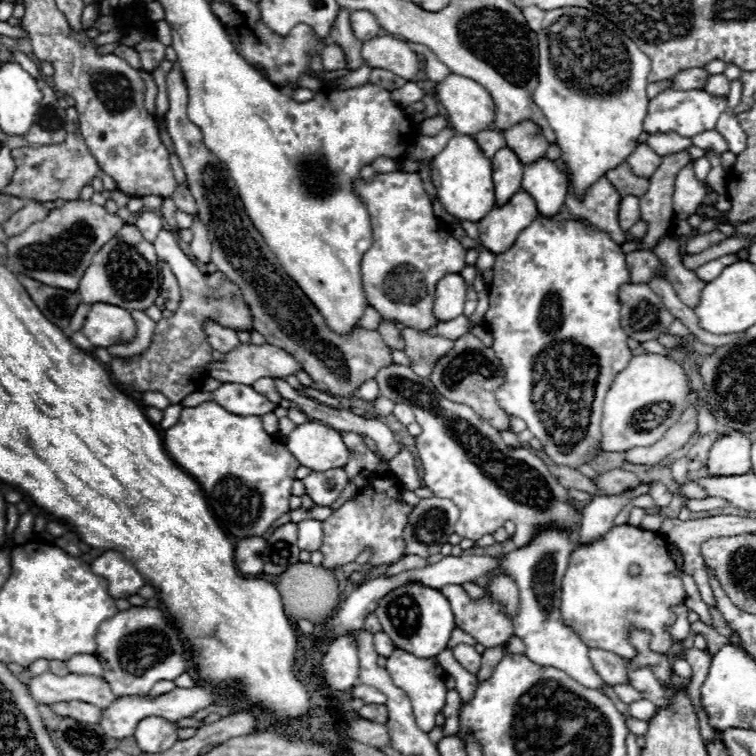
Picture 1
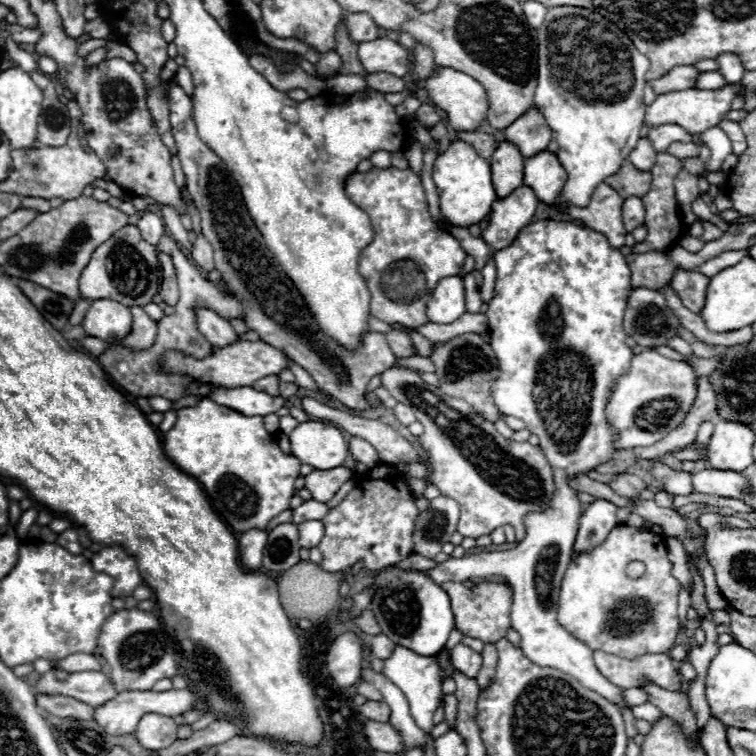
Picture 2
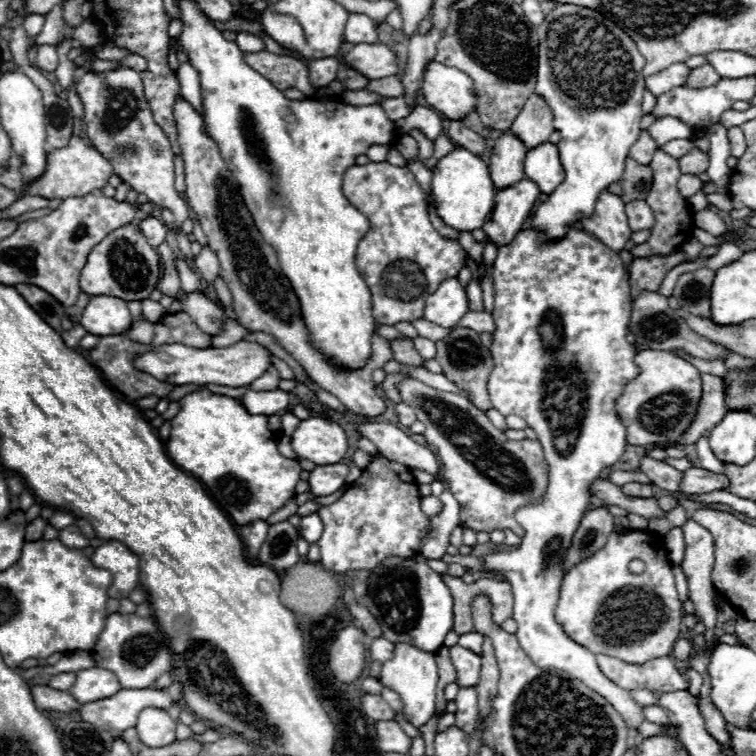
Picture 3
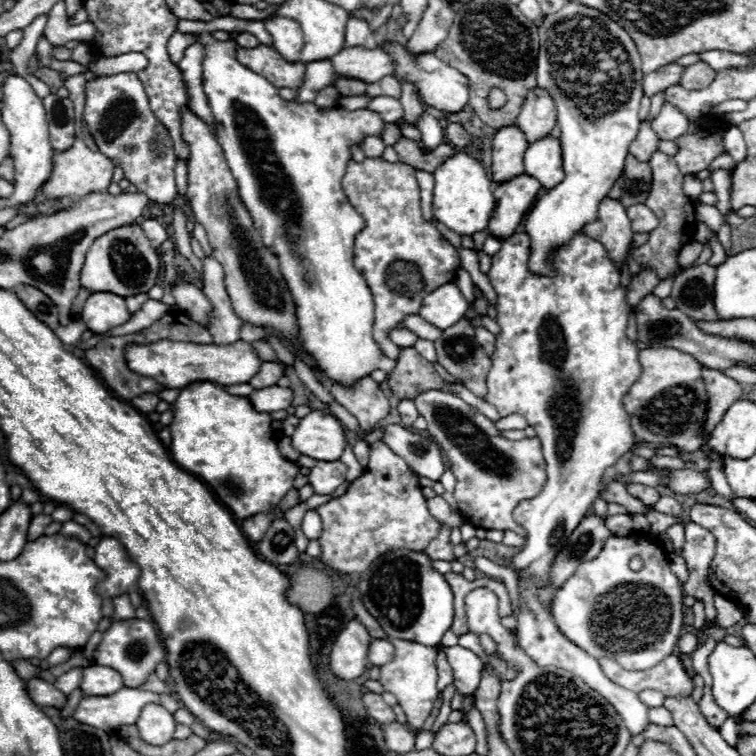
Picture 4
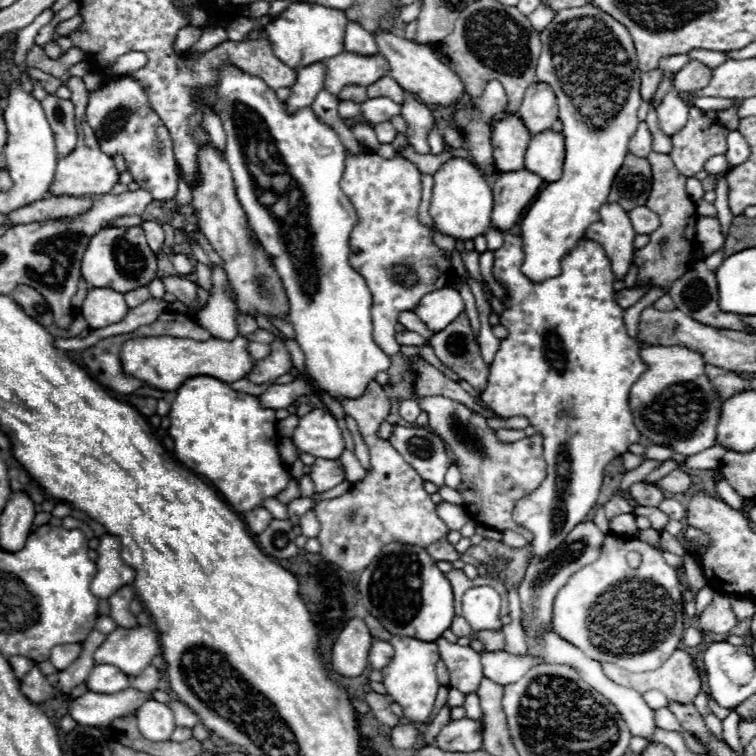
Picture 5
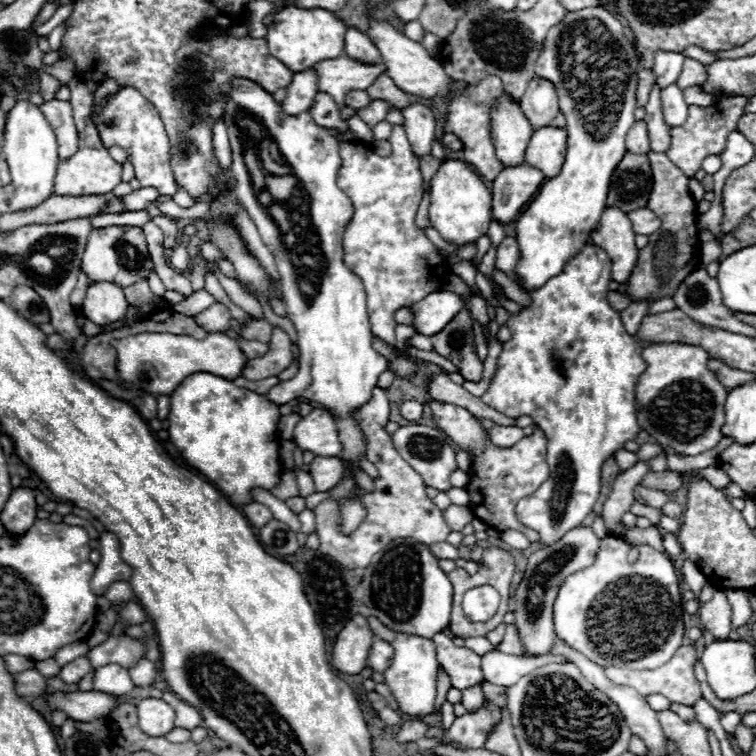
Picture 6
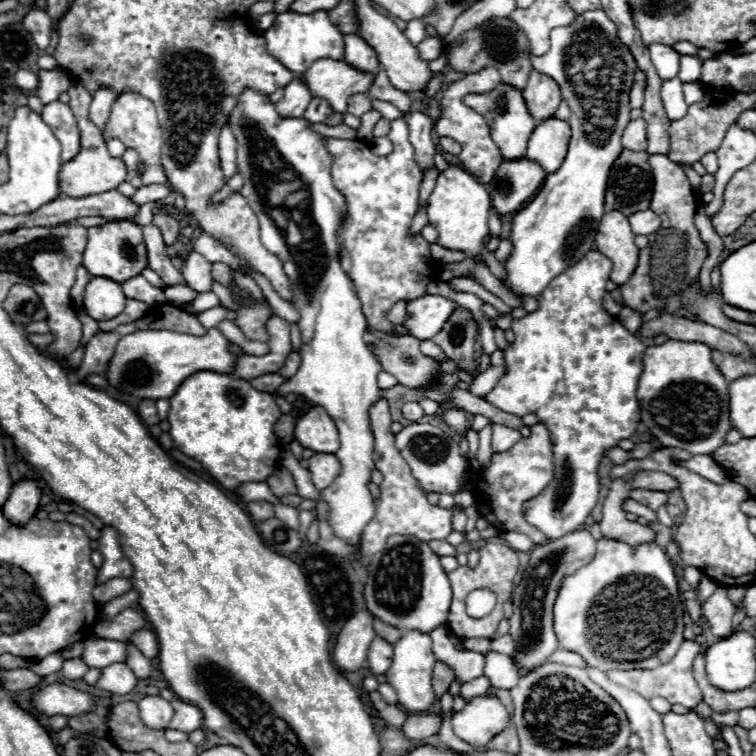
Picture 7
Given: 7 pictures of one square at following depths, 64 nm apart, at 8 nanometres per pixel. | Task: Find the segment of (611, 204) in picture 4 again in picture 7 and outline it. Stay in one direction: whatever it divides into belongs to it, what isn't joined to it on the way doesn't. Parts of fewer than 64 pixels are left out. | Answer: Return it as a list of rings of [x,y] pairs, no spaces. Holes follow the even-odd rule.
[[[618,210],[606,212],[602,218],[602,226],[598,226],[594,242],[596,250],[612,260],[610,280],[618,286],[628,282],[630,274],[636,270],[640,252],[634,244],[634,232],[630,230],[628,218]]]

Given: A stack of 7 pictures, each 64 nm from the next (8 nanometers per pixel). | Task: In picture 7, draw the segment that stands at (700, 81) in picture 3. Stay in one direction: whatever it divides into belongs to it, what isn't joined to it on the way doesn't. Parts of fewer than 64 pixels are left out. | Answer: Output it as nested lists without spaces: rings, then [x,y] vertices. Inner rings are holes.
[[[682,56],[678,78],[682,82],[698,82],[702,78],[702,60],[694,56]]]

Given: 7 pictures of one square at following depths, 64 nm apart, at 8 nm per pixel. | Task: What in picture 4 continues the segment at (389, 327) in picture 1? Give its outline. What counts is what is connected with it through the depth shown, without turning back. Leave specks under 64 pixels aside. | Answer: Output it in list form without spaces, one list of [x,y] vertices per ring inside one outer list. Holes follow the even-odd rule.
[[[414,346],[408,348],[400,348],[400,354],[396,358],[396,368],[388,374],[388,388],[392,392],[392,396],[396,396],[398,400],[404,398],[412,398],[414,392],[418,388],[438,388],[442,392],[446,390],[446,384],[442,382],[442,378],[434,372],[432,364],[428,360],[424,360]]]

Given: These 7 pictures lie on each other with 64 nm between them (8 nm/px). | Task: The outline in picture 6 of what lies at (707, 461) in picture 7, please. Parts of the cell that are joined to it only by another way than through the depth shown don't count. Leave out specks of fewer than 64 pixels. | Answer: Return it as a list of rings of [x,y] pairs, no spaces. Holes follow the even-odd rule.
[[[710,466],[710,468],[704,468],[704,470],[698,470],[714,488],[724,488],[730,484],[730,478],[726,476],[724,470],[720,470],[718,466]]]

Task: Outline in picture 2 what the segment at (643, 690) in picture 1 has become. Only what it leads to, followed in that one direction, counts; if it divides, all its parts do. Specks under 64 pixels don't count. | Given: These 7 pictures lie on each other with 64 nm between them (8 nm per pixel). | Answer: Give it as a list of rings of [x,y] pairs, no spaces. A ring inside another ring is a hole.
[[[648,682],[640,688],[650,696],[650,702],[654,702],[654,706],[658,706],[662,710],[662,714],[674,718],[682,726],[682,730],[686,730],[688,736],[698,734],[696,716],[690,710],[690,702],[684,692],[670,692],[670,690],[664,690],[652,682]]]

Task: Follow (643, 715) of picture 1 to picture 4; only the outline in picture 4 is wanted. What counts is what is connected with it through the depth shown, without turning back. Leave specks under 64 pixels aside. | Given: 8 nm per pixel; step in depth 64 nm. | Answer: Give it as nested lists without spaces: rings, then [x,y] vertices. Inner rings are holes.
[[[648,708],[648,718],[650,722],[658,724],[658,726],[672,726],[672,714],[666,708]]]

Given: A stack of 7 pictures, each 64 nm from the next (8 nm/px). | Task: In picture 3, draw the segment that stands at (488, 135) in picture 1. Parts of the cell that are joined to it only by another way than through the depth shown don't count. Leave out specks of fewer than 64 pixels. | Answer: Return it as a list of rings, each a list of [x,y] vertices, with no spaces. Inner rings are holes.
[[[450,122],[448,136],[452,138],[454,144],[464,146],[464,148],[468,148],[470,152],[474,152],[474,154],[478,154],[478,156],[484,154],[484,150],[486,150],[486,140],[484,140],[480,134],[476,134],[476,132],[464,128],[460,122]]]

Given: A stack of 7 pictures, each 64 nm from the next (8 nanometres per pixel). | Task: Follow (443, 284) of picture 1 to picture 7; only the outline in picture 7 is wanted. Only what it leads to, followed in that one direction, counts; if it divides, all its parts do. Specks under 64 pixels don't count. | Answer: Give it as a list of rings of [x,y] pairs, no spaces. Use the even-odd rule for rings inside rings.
[[[422,296],[414,302],[408,302],[408,316],[404,326],[410,330],[410,334],[418,340],[430,340],[442,326],[446,324],[446,318],[456,310],[456,302],[442,298],[442,296]]]

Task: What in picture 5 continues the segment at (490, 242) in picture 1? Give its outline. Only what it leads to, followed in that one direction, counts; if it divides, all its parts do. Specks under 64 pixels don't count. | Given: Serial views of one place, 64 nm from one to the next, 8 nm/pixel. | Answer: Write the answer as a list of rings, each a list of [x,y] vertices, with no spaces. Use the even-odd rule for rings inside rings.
[[[528,170],[498,176],[492,186],[492,226],[502,232],[510,230],[522,218],[522,212],[534,200],[540,186],[542,180],[536,174],[530,174]]]

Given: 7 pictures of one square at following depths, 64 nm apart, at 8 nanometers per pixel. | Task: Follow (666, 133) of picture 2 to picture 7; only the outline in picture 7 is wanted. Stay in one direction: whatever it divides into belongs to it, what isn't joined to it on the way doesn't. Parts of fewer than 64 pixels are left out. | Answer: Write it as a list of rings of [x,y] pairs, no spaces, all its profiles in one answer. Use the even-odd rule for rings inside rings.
[[[678,78],[664,82],[660,96],[662,96],[662,102],[664,102],[664,112],[668,114],[668,120],[680,120],[686,114],[688,104],[684,102],[682,82]]]

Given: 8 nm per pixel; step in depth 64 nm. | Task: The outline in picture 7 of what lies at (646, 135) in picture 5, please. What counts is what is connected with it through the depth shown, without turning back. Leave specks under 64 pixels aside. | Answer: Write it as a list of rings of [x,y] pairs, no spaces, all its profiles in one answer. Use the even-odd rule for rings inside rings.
[[[642,118],[632,120],[628,124],[628,128],[622,134],[622,146],[632,150],[632,152],[642,152],[648,148],[648,140],[646,140],[646,122]]]

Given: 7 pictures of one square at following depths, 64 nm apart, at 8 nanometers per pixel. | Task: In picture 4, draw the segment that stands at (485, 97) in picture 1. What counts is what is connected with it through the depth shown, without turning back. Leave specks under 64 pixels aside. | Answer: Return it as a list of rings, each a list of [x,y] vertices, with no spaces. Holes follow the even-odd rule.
[[[386,42],[382,48],[388,50],[388,54],[394,58],[396,70],[394,76],[396,78],[410,78],[410,82],[414,82],[418,86],[418,94],[422,98],[424,104],[442,110],[442,112],[460,112],[464,110],[464,106],[470,100],[470,92],[468,92],[468,78],[464,74],[460,74],[456,68],[446,66],[444,62],[440,62],[434,54],[422,54],[416,60],[412,60],[412,56],[398,44],[390,44]]]

